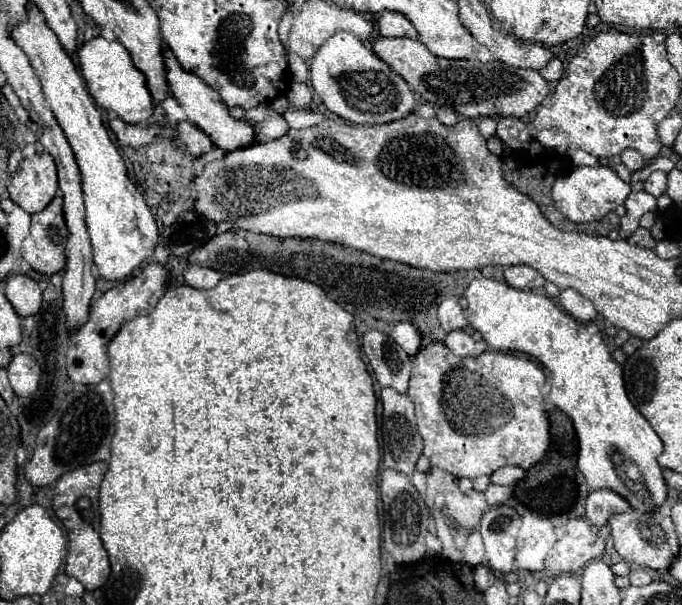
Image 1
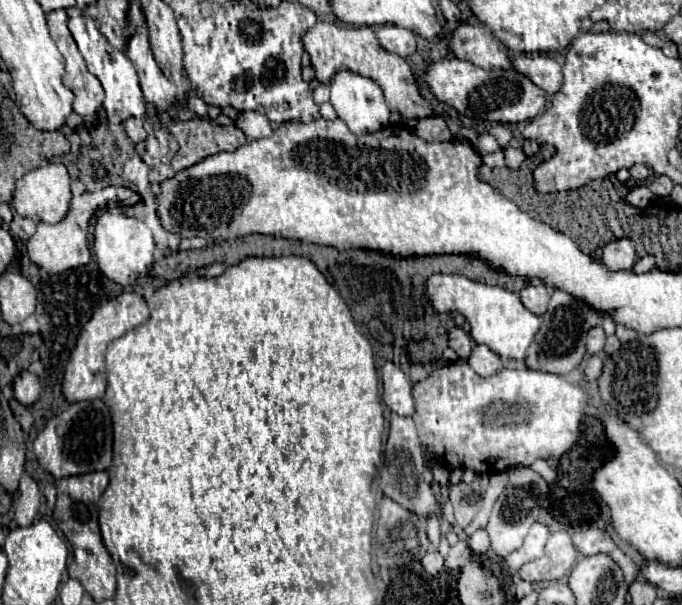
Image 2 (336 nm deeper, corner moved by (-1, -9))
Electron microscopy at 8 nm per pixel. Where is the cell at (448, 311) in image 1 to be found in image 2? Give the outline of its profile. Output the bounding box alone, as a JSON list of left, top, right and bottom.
[449,326,471,360]

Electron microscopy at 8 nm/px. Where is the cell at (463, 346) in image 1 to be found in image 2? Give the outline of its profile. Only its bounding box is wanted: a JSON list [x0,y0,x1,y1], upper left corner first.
[467,346,503,376]

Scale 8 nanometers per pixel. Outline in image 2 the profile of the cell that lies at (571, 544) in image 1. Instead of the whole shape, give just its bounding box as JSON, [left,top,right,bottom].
[531,532,579,582]

